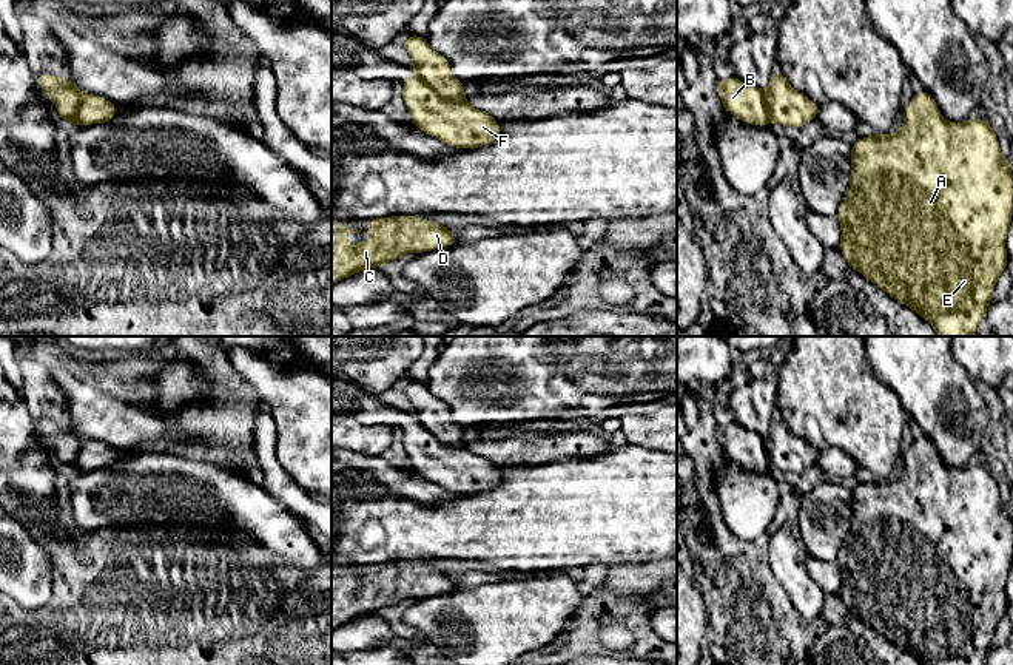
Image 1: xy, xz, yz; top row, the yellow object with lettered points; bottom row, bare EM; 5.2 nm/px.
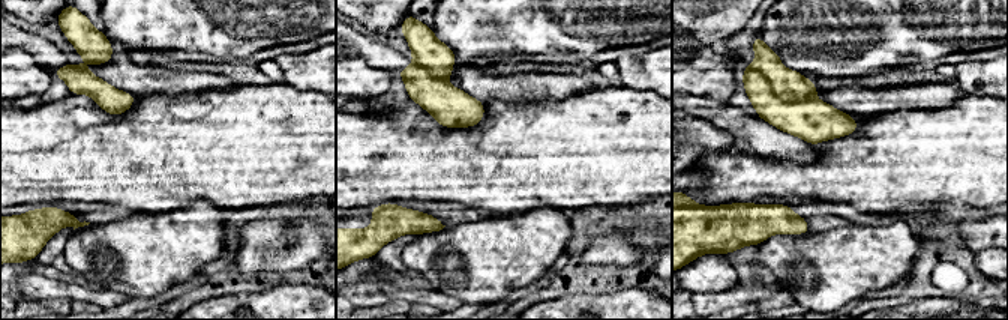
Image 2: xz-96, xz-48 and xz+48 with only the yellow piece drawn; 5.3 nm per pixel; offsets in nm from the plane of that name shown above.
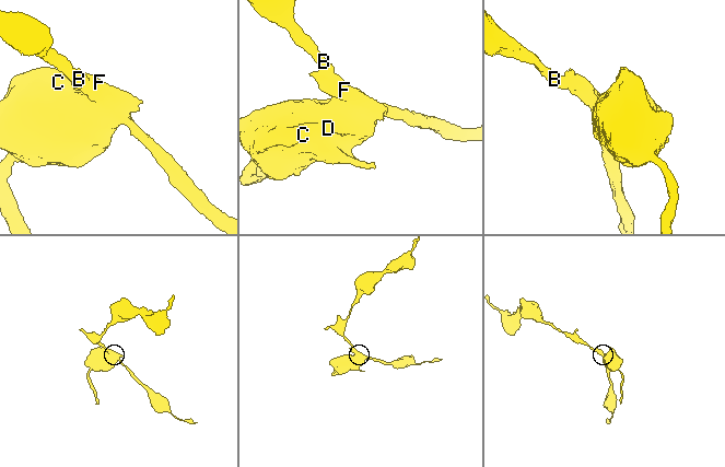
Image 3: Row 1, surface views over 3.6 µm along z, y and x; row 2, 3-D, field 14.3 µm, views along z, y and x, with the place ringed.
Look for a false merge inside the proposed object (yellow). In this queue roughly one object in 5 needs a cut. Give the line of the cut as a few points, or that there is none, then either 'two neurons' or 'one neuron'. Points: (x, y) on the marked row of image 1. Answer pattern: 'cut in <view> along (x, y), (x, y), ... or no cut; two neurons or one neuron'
cut in xz along (413, 73), (441, 96), (464, 102); two neurons

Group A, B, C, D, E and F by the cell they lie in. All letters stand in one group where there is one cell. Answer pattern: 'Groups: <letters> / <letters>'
Groups: A B C D E / F

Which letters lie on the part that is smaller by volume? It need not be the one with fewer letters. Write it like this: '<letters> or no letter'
F

